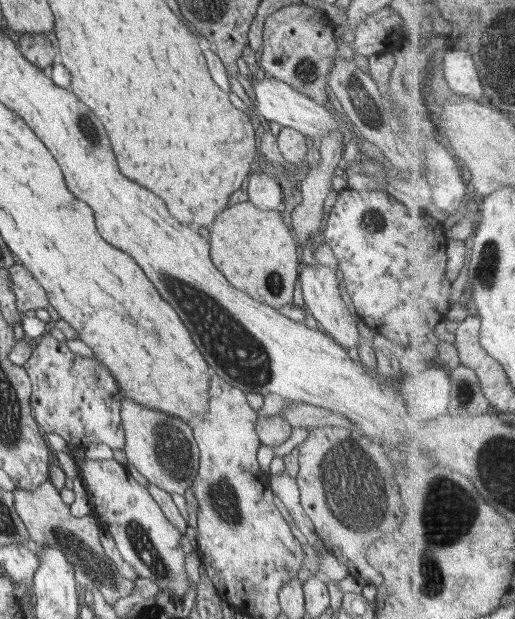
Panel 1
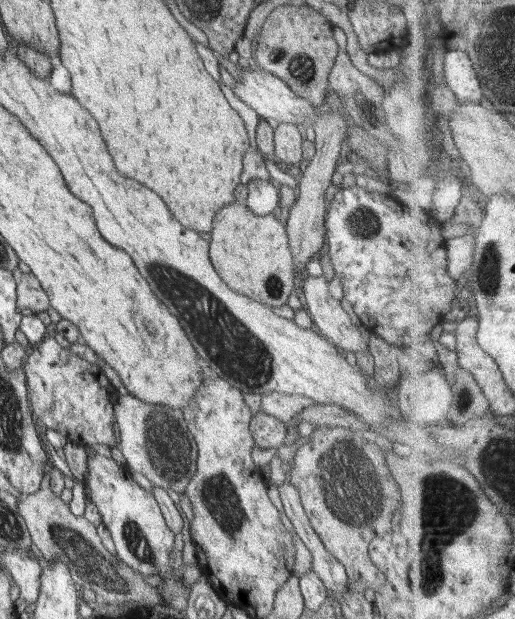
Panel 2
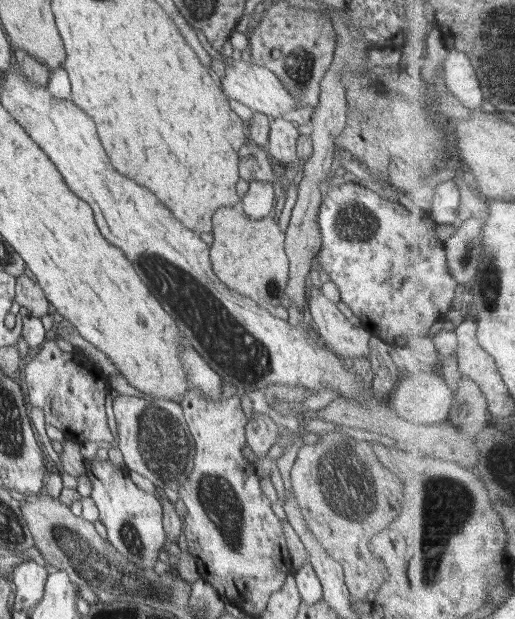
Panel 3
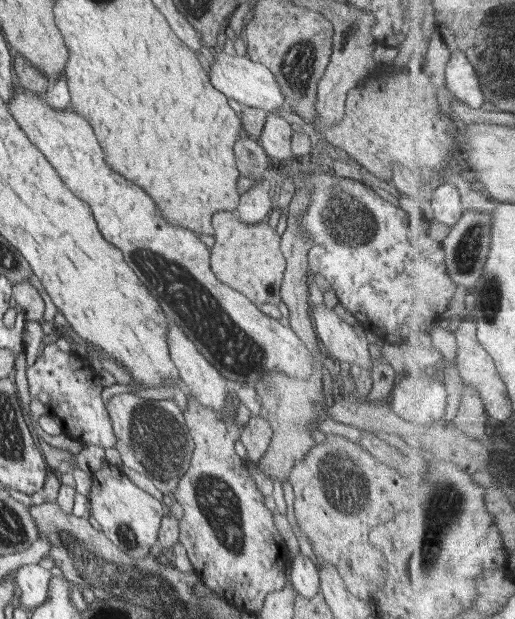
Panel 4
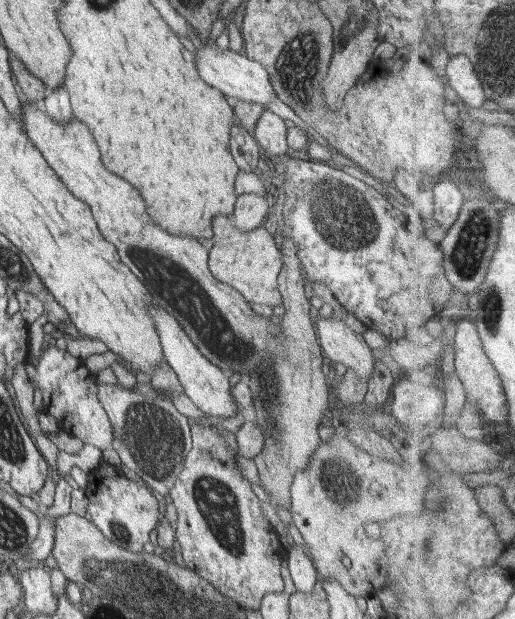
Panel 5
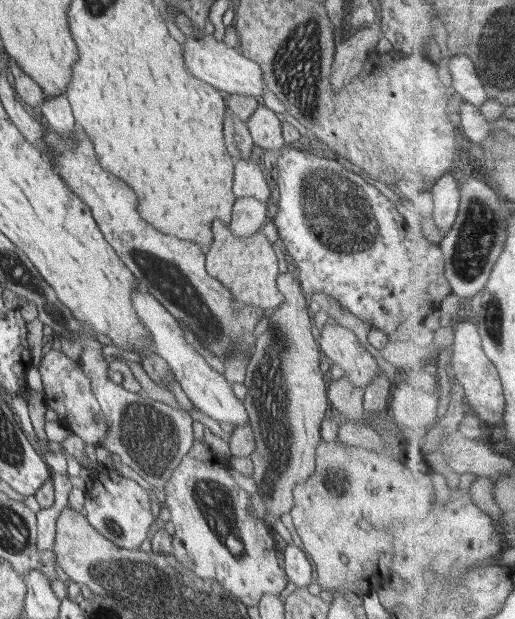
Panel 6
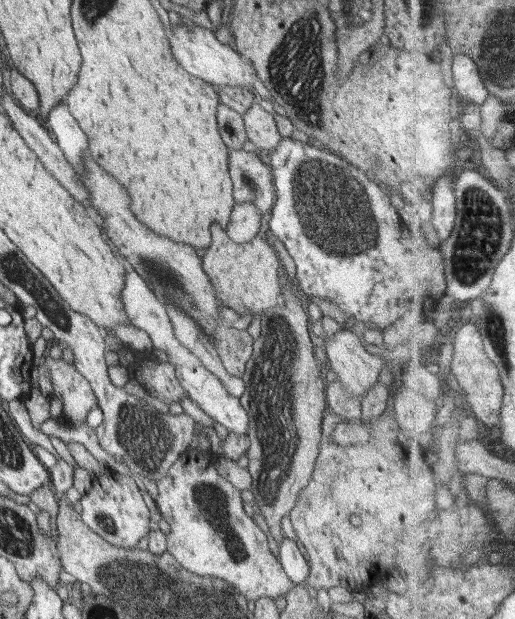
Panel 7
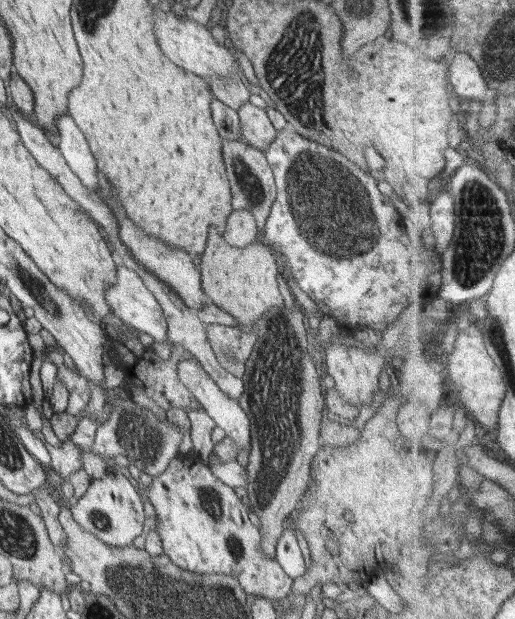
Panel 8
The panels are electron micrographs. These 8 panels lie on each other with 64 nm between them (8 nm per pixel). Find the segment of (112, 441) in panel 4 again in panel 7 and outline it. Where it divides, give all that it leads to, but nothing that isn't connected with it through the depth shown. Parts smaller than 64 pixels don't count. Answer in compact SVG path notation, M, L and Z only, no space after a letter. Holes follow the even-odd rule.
M45 354L39 363L41 367L50 372L52 392L48 399L60 398L62 401L62 417L80 428L87 423L87 416L92 408L97 408L99 402L91 389L88 380L80 374L74 365L63 359L53 360Z

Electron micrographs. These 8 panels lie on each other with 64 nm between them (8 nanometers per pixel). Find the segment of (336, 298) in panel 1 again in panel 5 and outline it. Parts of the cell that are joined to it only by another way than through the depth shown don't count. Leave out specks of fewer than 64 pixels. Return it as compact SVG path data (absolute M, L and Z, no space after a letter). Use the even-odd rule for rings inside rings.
M318 318L316 323L319 346L328 363L342 363L360 379L370 378L375 369L375 358L367 336L361 337L355 329L341 320Z

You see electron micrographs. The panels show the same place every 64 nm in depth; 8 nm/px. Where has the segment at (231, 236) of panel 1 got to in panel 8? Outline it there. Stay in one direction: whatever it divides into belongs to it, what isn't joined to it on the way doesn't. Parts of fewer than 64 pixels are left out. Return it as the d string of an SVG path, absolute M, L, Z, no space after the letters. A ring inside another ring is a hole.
M211 227L208 242L202 252L199 264L202 290L207 300L230 314L240 322L241 328L256 329L256 322L270 308L284 307L284 300L278 286L279 264L274 250L264 241L254 240L248 246L235 247L228 244L223 233L216 227Z

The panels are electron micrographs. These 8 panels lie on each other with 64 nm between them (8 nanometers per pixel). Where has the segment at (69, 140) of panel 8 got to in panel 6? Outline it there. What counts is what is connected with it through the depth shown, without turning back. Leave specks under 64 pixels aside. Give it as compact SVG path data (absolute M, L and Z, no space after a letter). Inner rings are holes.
M64 94L45 99L38 112L42 114L48 126L60 136L72 140L72 136L78 132L78 126L76 126L76 120L72 116L68 98Z

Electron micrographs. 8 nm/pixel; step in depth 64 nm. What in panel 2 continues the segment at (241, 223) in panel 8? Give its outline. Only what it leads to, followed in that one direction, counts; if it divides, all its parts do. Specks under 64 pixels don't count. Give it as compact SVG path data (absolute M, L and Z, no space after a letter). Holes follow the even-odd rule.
M270 178L252 179L247 187L249 197L245 204L251 211L257 215L278 211L280 192Z

